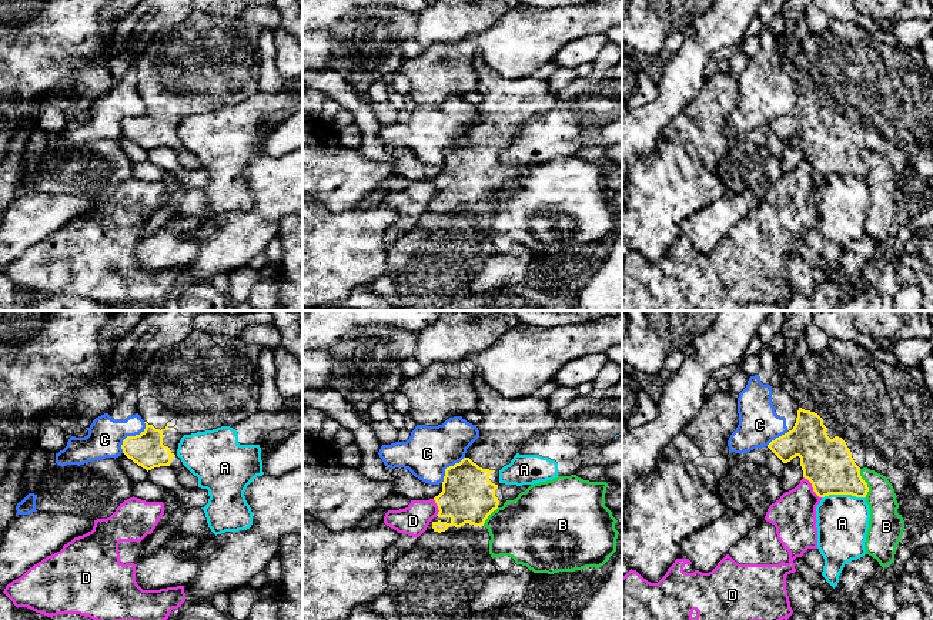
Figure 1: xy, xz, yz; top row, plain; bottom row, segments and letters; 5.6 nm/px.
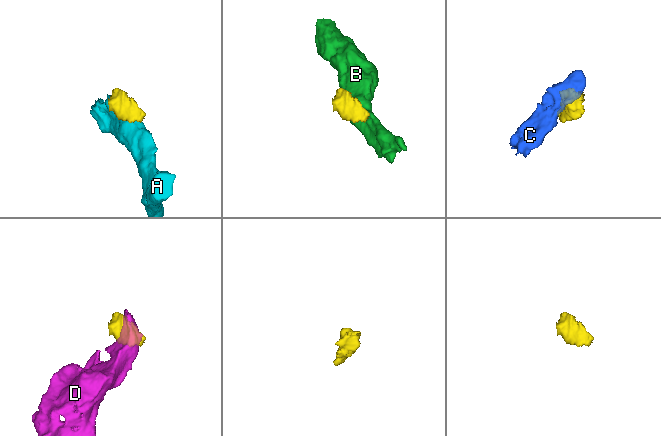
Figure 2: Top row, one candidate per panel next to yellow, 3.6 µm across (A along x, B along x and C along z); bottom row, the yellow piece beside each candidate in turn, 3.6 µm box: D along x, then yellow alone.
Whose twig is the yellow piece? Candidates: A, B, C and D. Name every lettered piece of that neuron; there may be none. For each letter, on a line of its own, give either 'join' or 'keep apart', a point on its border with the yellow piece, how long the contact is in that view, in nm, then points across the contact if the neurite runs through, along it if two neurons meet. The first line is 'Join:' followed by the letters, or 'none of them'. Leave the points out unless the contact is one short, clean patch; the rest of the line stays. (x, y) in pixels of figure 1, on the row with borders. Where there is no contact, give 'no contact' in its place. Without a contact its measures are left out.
Join: none of them
A: keep apart | yz (842, 493) | 240 nm
B: keep apart | yz (866, 483) | 170 nm
C: keep apart | xy (130, 436) | 220 nm | along xy (144, 422), (139, 434), (123, 441), (121, 452)
D: keep apart | yz (812, 486) | 160 nm

